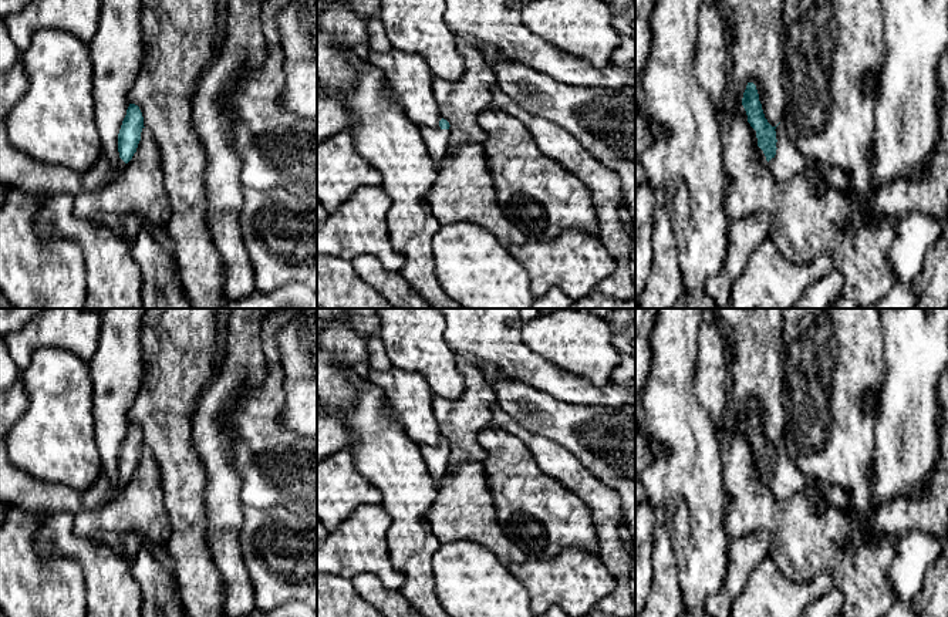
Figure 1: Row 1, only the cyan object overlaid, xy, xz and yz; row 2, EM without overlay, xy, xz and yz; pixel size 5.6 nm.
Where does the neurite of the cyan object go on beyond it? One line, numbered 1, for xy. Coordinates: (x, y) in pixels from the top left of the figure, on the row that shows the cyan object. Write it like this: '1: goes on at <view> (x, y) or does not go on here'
1: goes on at xy (16, 168)

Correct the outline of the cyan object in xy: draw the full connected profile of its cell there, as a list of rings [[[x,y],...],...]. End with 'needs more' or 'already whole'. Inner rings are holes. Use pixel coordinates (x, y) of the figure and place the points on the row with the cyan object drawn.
[[[129,104],[118,134],[119,159],[112,173],[109,162],[99,158],[87,172],[75,172],[63,166],[40,163],[17,151],[0,121],[0,182],[44,195],[94,192],[107,188],[128,165],[136,152],[144,129],[144,117],[138,105]]] | needs more

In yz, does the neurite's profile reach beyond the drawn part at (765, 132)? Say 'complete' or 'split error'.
split error

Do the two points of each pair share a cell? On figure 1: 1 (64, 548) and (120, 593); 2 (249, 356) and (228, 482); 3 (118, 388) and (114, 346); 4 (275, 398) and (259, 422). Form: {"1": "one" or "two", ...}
{"1": "one", "2": "one", "3": "one", "4": "one"}

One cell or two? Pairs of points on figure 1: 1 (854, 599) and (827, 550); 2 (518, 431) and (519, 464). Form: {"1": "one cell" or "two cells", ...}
{"1": "one cell", "2": "two cells"}

